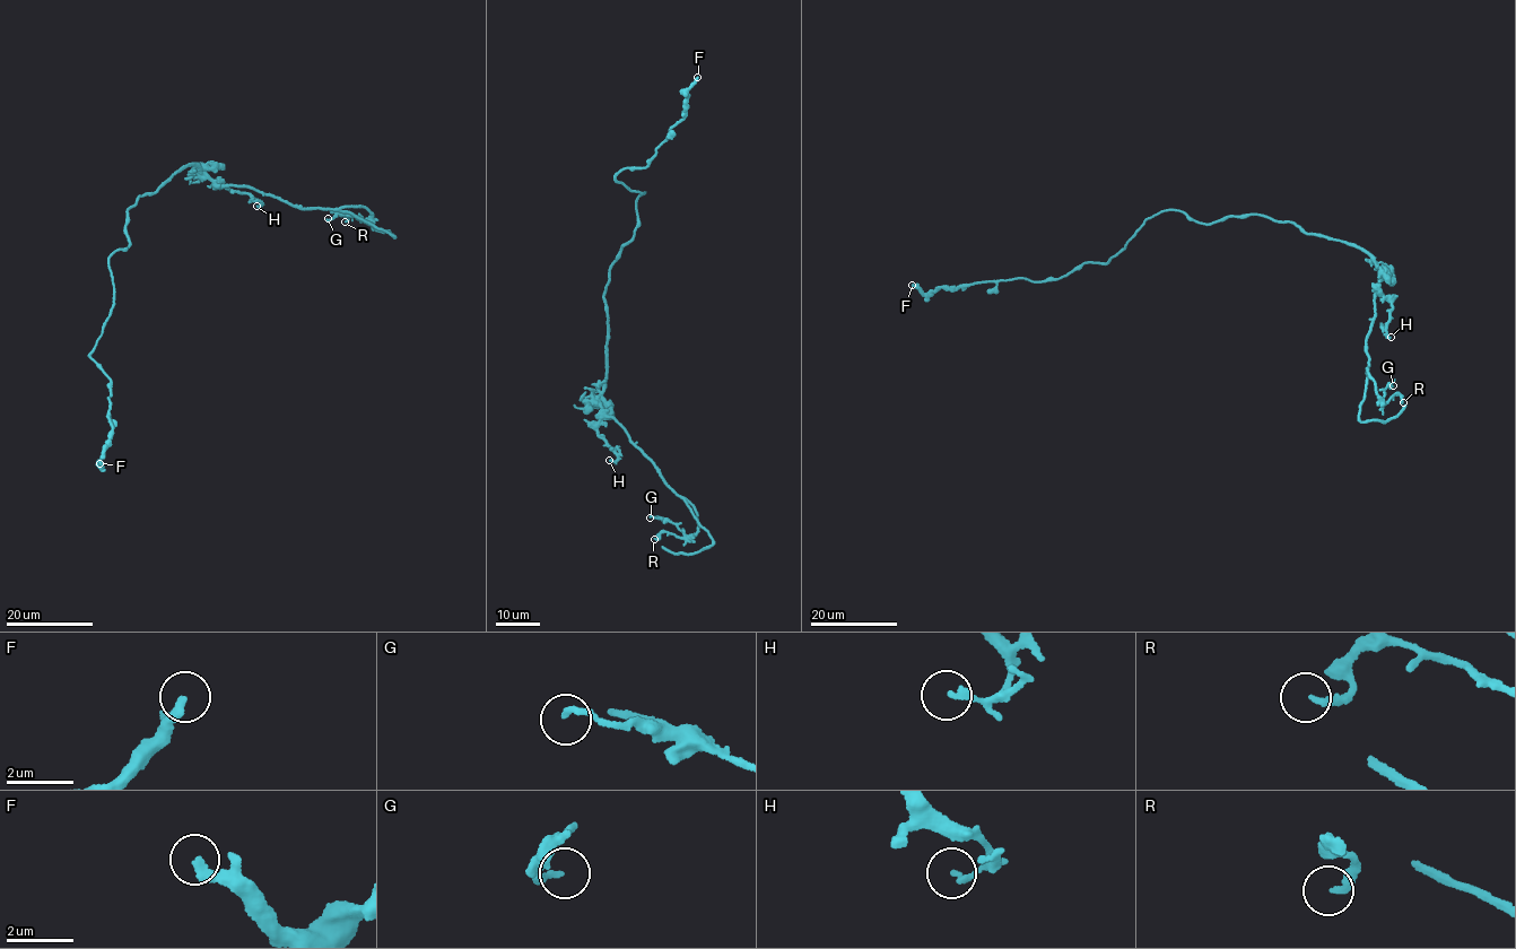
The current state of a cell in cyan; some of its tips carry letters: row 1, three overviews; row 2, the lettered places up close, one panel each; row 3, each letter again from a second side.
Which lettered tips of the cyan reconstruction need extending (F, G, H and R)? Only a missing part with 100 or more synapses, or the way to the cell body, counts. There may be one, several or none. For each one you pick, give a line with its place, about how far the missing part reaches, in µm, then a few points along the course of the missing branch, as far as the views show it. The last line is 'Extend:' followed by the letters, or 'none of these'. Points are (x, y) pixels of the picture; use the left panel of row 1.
Extend: none of these

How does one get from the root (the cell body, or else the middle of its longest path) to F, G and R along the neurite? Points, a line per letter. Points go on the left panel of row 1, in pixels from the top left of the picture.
F: (129, 209), (129, 244), (107, 258), (114, 304), (89, 355), (111, 382), (112, 431), (99, 463)
G: (129, 209), (193, 163), (225, 186), (304, 208), (360, 206), (371, 214), (328, 218)
R: (129, 209), (193, 163), (225, 186), (304, 208), (360, 206), (371, 214), (345, 221)

